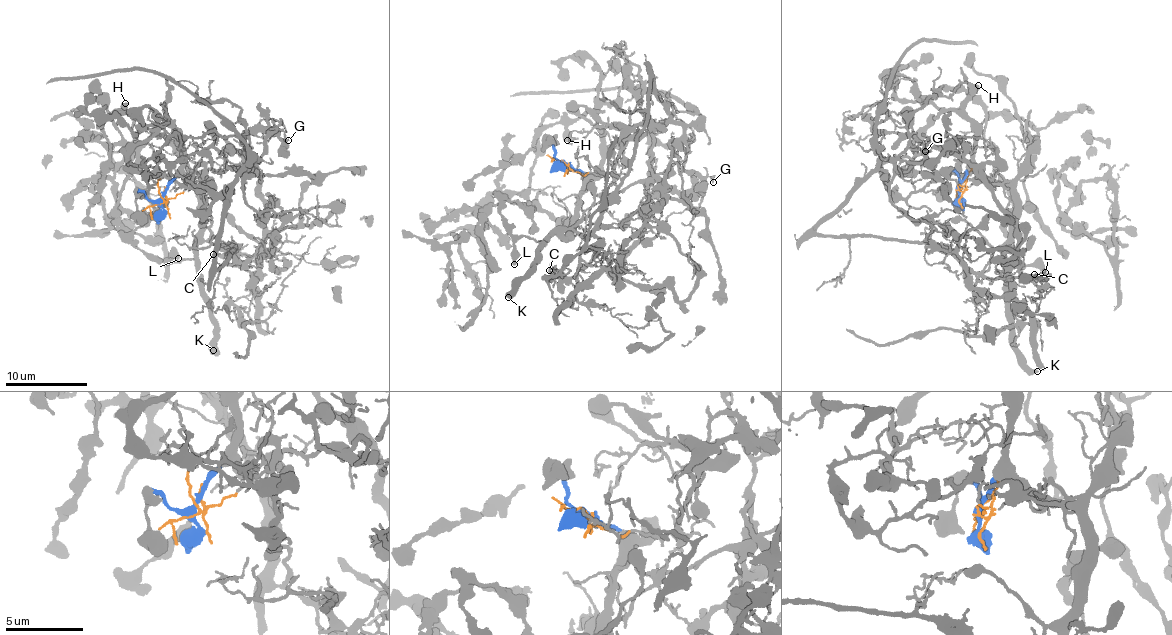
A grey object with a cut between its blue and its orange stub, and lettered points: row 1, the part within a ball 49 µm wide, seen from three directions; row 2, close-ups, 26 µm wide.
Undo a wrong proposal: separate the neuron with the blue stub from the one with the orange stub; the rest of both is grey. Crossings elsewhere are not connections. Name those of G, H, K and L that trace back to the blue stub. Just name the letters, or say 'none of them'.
H, K, L

